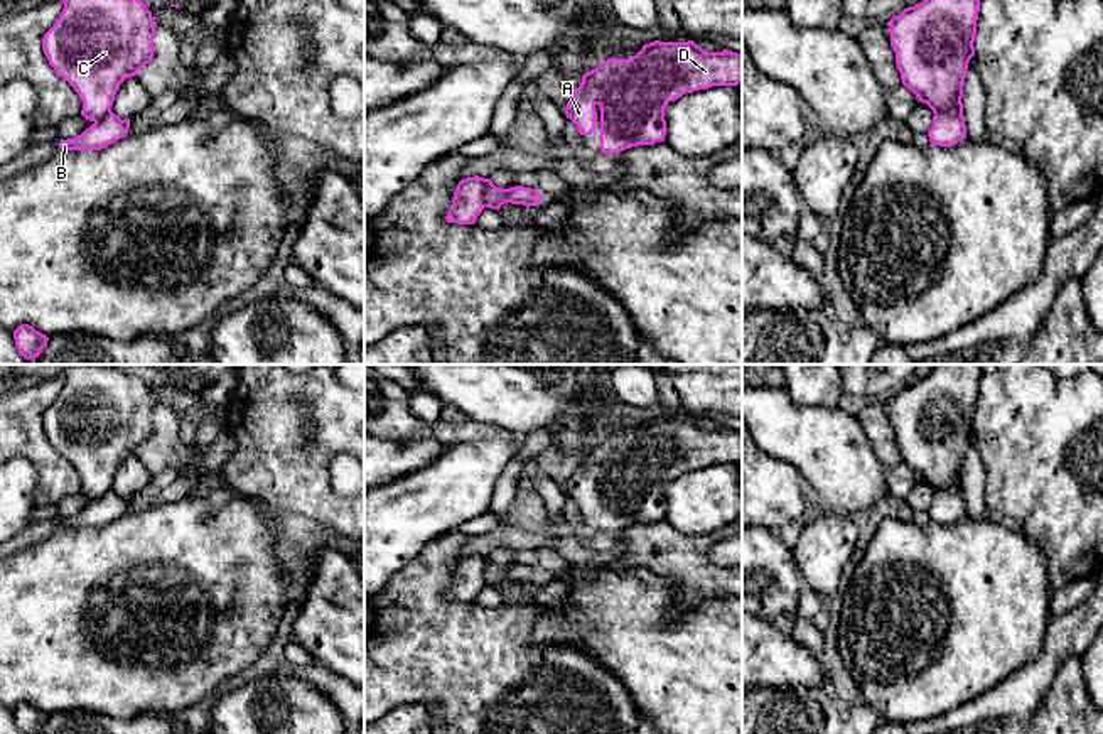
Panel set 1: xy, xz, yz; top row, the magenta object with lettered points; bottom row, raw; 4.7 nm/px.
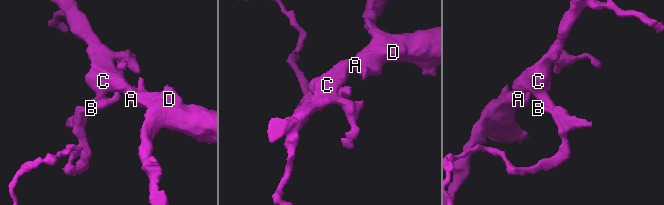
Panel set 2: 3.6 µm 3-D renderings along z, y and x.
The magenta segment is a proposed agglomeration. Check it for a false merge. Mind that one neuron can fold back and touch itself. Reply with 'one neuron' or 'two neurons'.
one neuron

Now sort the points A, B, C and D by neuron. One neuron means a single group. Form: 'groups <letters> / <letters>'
groups A B C D

